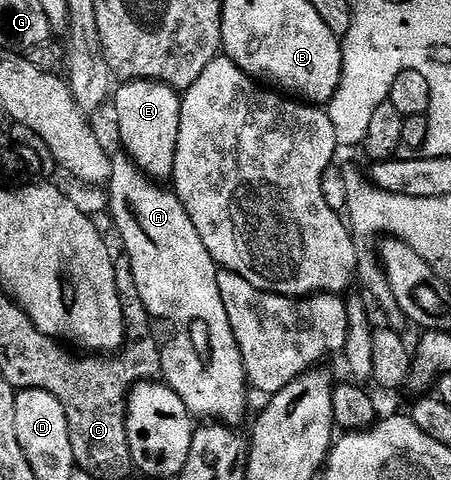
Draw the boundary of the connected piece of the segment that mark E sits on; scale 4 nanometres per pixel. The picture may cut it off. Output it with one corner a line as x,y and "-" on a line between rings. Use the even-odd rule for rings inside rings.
128,80
118,86
113,102
115,98
115,124
119,127
122,151
152,180
170,181
177,158
177,134
181,130
180,93
156,80

